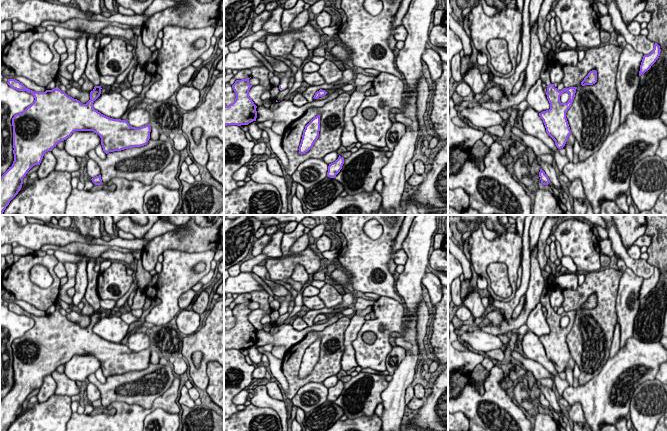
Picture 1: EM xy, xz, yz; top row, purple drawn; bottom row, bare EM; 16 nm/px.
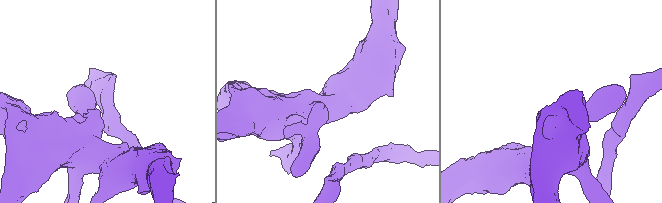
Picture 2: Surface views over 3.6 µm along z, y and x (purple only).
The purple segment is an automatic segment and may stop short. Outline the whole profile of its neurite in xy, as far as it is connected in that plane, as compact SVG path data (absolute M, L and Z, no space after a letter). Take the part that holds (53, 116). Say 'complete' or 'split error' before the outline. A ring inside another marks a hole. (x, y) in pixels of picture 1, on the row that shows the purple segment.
split error; M88 34L87 39L88 61L84 73L95 87L86 104L59 88L35 92L15 79L8 79L11 88L31 93L35 100L12 118L14 161L0 177L0 215L21 190L28 171L40 165L46 152L52 151L75 131L93 131L98 134L106 154L148 143L150 124L135 128L127 120L107 117L93 108L102 89L97 67L99 49L94 46L96 35Z

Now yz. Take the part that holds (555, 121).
split error; M543 0L537 21L537 36L545 57L540 78L542 82L546 84L546 95L550 103L550 109L539 113L539 116L543 120L547 134L555 141L556 147L561 149L565 146L568 137L571 134L566 113L572 105L577 87L564 88L559 91L554 87L554 84L552 84L550 80L552 63L556 60L556 57L555 52L549 50L545 46L548 35L545 31L545 23L547 21L546 17L550 13L554 1L555 0ZM564 92L569 93L569 100L567 103L562 103L560 101L560 96Z

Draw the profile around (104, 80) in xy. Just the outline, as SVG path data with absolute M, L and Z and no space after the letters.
M100 75L101 86L114 86L117 77L115 76L102 76Z

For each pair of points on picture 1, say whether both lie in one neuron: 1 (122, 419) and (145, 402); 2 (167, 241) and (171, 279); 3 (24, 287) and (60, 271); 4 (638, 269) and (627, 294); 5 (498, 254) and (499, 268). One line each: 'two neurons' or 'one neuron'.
1: two neurons
2: two neurons
3: two neurons
4: two neurons
5: two neurons

